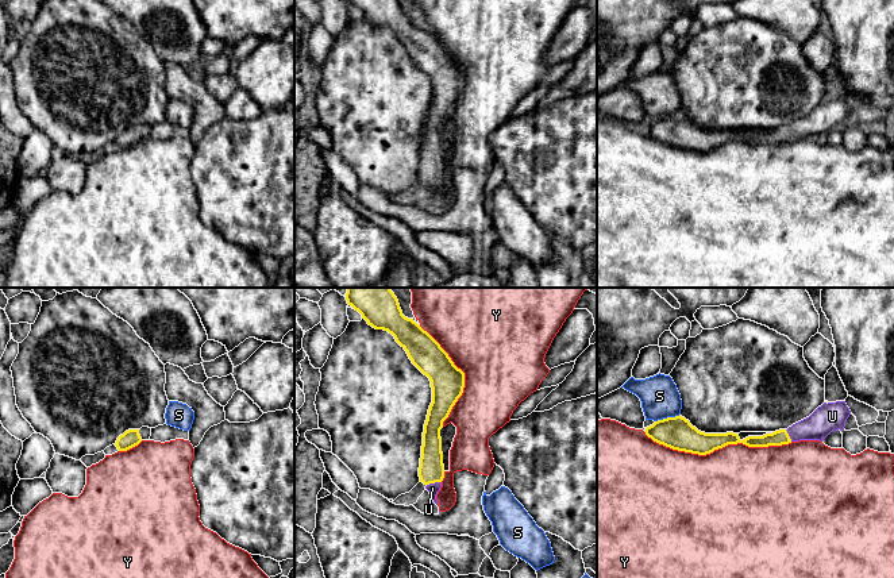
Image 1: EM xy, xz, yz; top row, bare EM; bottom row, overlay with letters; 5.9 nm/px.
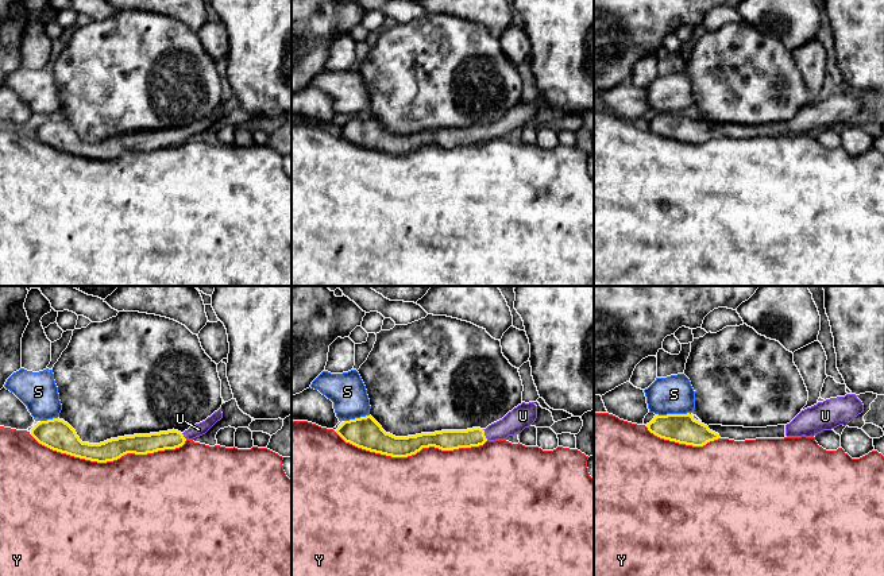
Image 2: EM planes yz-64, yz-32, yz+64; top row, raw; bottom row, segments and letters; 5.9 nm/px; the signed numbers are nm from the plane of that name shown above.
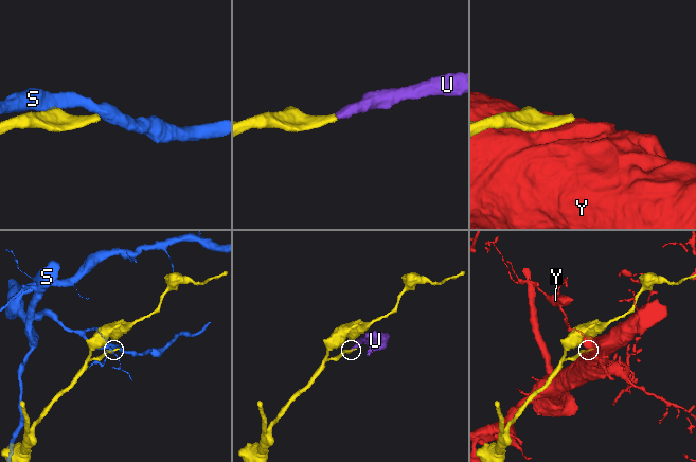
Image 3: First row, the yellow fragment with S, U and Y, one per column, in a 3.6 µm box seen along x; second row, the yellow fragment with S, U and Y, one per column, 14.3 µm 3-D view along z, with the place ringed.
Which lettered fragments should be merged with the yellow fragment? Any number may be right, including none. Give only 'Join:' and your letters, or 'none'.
Join: U

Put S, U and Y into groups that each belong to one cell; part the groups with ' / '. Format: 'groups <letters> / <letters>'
groups S / U / Y

